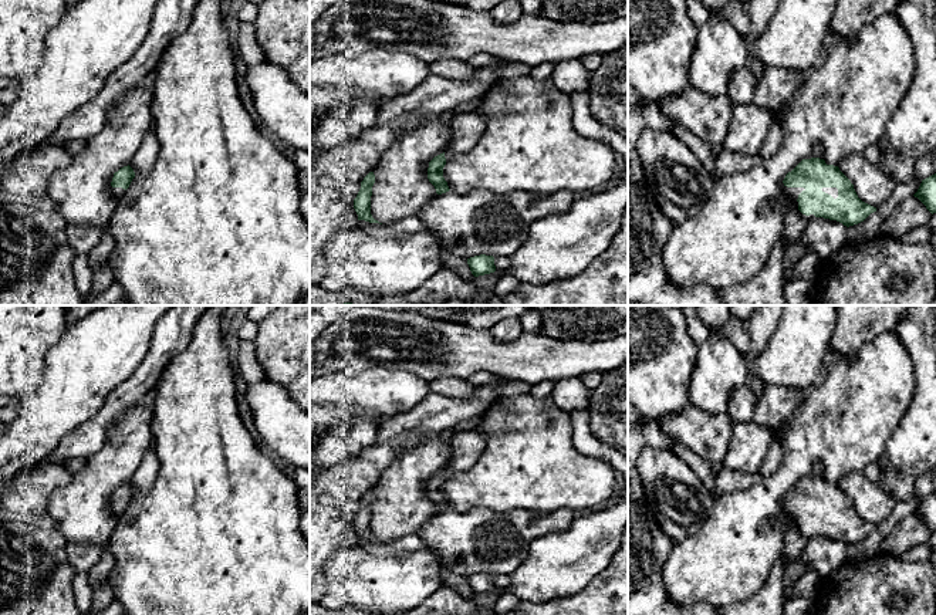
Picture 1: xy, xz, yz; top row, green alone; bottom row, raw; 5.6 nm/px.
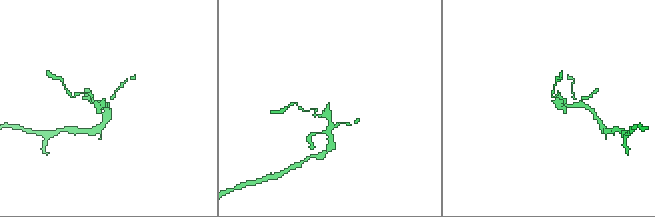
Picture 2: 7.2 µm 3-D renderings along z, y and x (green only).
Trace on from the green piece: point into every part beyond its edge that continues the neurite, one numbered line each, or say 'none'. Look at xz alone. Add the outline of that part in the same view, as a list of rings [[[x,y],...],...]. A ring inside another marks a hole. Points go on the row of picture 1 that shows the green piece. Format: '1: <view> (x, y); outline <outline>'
1: xz (466, 127); outline [[[483,102],[470,111],[453,114],[449,126],[452,129],[452,139],[445,151],[446,162],[457,155],[469,153],[479,142],[486,126]]]

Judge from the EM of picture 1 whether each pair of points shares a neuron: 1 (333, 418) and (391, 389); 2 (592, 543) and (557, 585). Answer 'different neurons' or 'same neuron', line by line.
1: different neurons
2: same neuron

